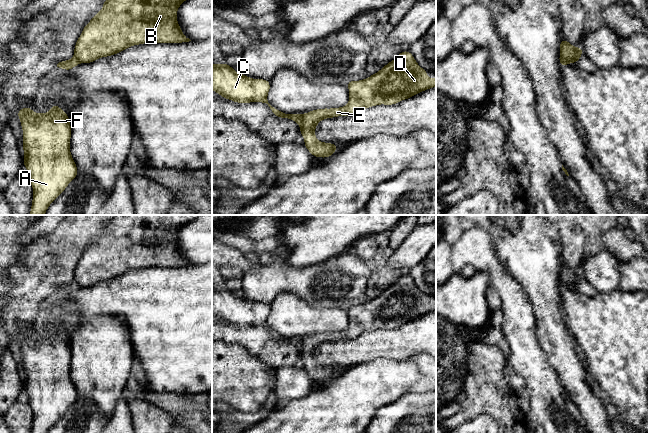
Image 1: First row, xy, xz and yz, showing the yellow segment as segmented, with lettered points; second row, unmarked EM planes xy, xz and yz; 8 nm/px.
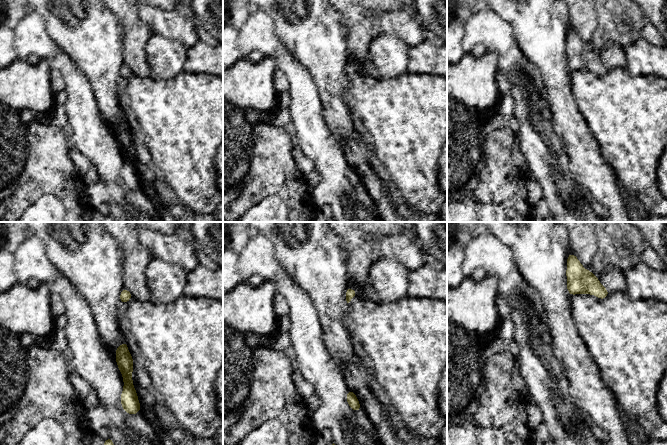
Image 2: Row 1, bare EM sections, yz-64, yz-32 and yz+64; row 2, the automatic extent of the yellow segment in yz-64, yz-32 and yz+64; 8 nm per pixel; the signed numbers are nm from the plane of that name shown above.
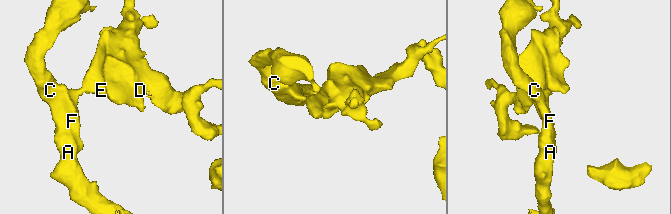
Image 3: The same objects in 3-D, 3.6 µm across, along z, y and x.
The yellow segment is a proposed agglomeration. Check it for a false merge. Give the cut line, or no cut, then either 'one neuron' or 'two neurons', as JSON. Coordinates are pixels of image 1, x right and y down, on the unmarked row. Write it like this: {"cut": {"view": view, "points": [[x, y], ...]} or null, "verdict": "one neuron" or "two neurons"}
{"cut": {"view": "xz", "points": [[301, 339], [298, 347]]}, "verdict": "two neurons"}

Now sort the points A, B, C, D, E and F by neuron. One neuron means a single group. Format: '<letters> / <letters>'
A C F / B D E

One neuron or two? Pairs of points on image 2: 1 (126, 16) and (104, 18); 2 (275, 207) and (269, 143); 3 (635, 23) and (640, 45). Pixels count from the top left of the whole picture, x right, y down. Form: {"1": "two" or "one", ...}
{"1": "two", "2": "two", "3": "two"}

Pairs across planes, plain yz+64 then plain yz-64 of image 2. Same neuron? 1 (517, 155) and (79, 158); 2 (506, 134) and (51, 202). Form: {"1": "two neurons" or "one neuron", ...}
{"1": "one neuron", "2": "two neurons"}

